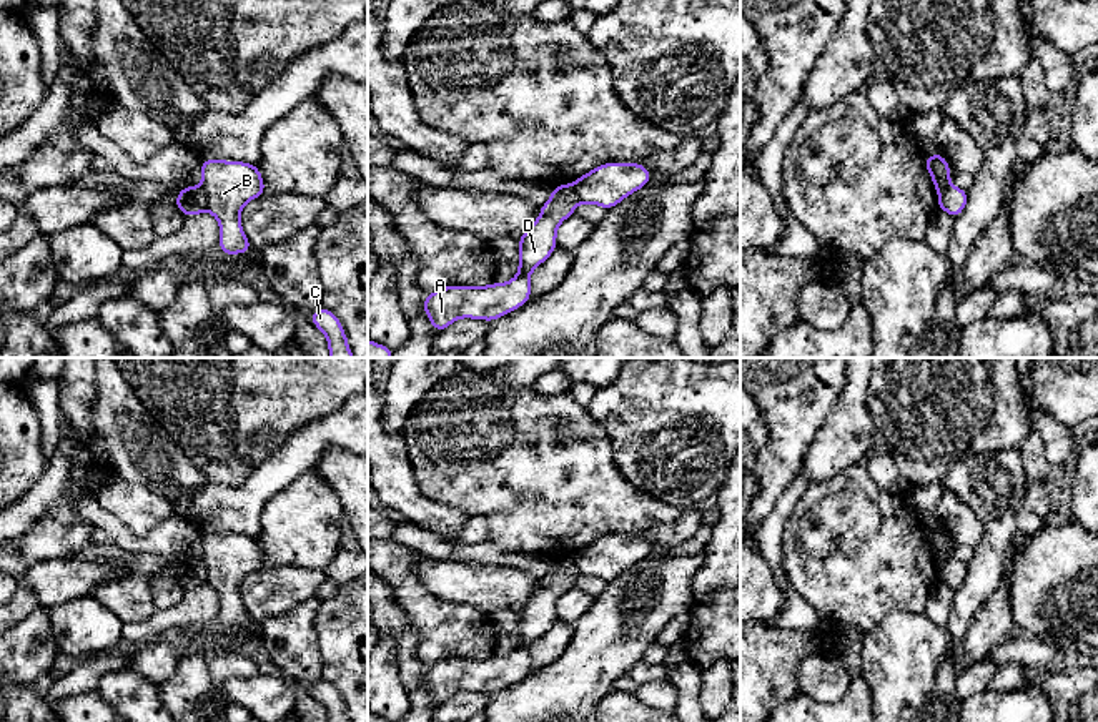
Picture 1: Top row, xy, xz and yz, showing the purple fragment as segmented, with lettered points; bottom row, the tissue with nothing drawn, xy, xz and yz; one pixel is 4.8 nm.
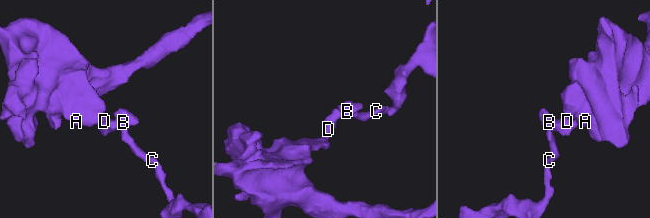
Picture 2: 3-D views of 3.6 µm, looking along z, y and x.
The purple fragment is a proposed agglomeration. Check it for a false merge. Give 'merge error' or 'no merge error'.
merge error

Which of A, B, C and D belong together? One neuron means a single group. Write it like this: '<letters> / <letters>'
A D / B C

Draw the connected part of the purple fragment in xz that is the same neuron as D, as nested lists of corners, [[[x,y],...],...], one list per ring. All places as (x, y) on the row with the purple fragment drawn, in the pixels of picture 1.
[[[574,183],[554,185],[551,198],[541,205],[541,215],[519,236],[519,273],[507,283],[487,286],[443,286],[428,294],[423,309],[436,333],[459,318],[494,321],[531,299],[531,273],[557,248],[559,225],[582,203]]]

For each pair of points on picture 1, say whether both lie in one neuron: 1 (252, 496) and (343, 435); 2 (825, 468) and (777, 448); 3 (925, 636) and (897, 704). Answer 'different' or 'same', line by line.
1: same
2: different
3: same

